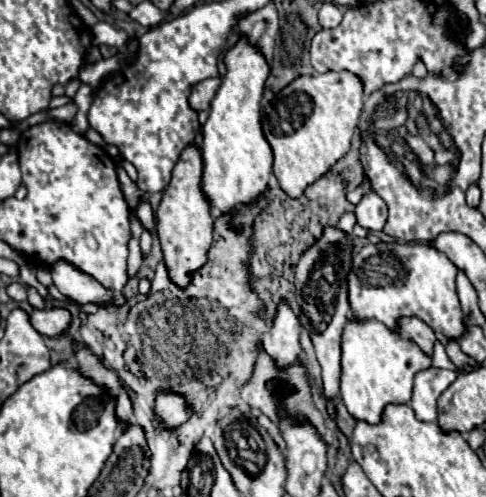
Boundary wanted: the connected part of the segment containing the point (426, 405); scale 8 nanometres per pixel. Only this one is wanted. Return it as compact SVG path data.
M428 367L424 371L418 371L414 377L414 393L410 399L410 407L414 409L416 417L420 421L436 421L438 409L436 401L440 393L456 379L458 373L448 369L436 369Z

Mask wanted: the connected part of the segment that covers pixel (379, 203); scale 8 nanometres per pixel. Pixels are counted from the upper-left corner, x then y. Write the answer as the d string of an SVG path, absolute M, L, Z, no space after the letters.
M364 195L354 209L356 223L366 231L380 231L386 223L386 203L376 195Z

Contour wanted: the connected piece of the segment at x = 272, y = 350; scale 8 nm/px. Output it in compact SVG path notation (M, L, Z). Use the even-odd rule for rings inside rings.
M280 303L272 329L268 329L262 337L264 351L274 359L278 369L288 369L298 363L298 355L302 351L298 333L300 321L296 319L296 313L288 307L288 303Z

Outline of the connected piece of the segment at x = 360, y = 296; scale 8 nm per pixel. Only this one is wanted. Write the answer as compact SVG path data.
M378 243L378 245L364 245L354 257L348 273L348 303L350 303L350 317L352 321L368 321L376 319L384 323L390 331L398 331L398 321L402 317L418 317L436 333L446 335L448 339L458 341L464 331L464 313L456 293L456 265L440 251L428 247L426 243Z

